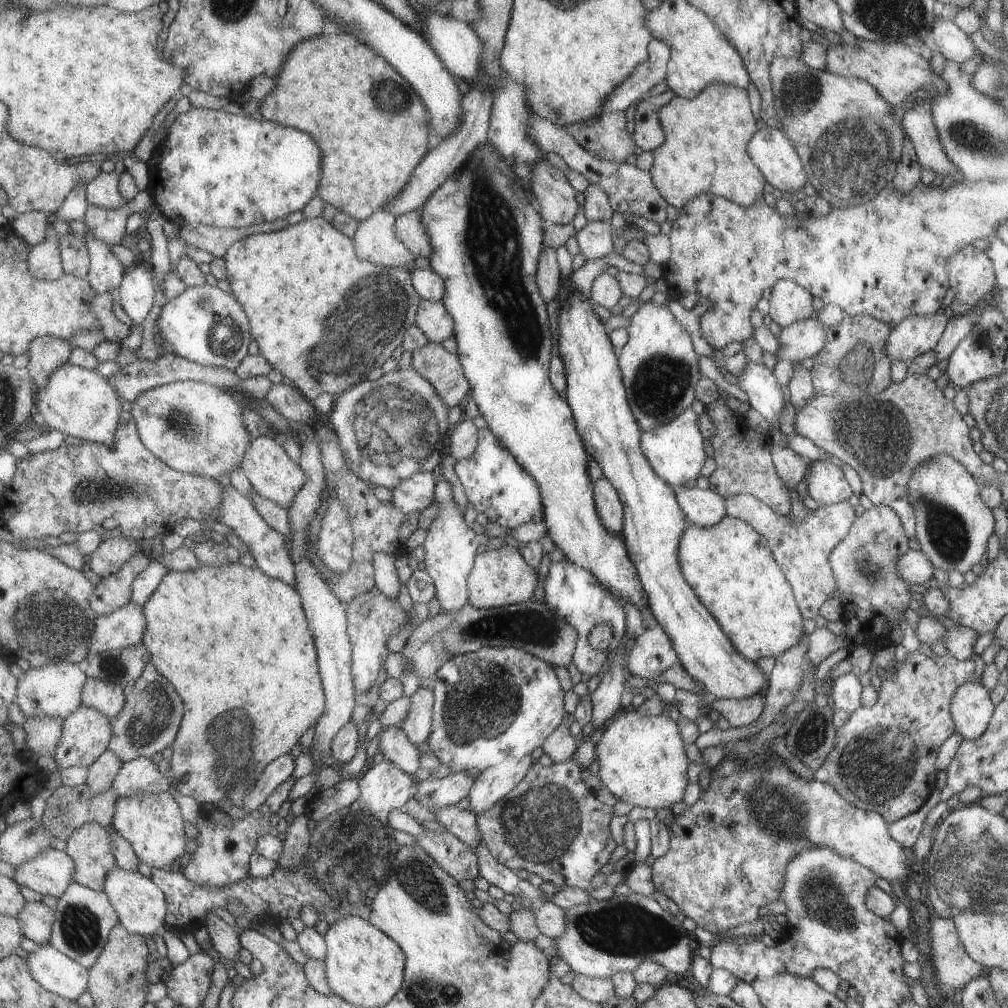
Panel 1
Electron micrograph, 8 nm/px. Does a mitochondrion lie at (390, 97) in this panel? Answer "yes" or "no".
yes

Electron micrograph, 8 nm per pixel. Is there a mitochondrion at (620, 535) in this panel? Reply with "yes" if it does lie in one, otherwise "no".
no

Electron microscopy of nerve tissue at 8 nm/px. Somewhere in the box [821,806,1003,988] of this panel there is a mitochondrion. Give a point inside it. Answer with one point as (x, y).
(946, 953)

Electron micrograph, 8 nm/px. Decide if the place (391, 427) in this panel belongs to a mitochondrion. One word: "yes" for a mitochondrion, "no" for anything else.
yes

